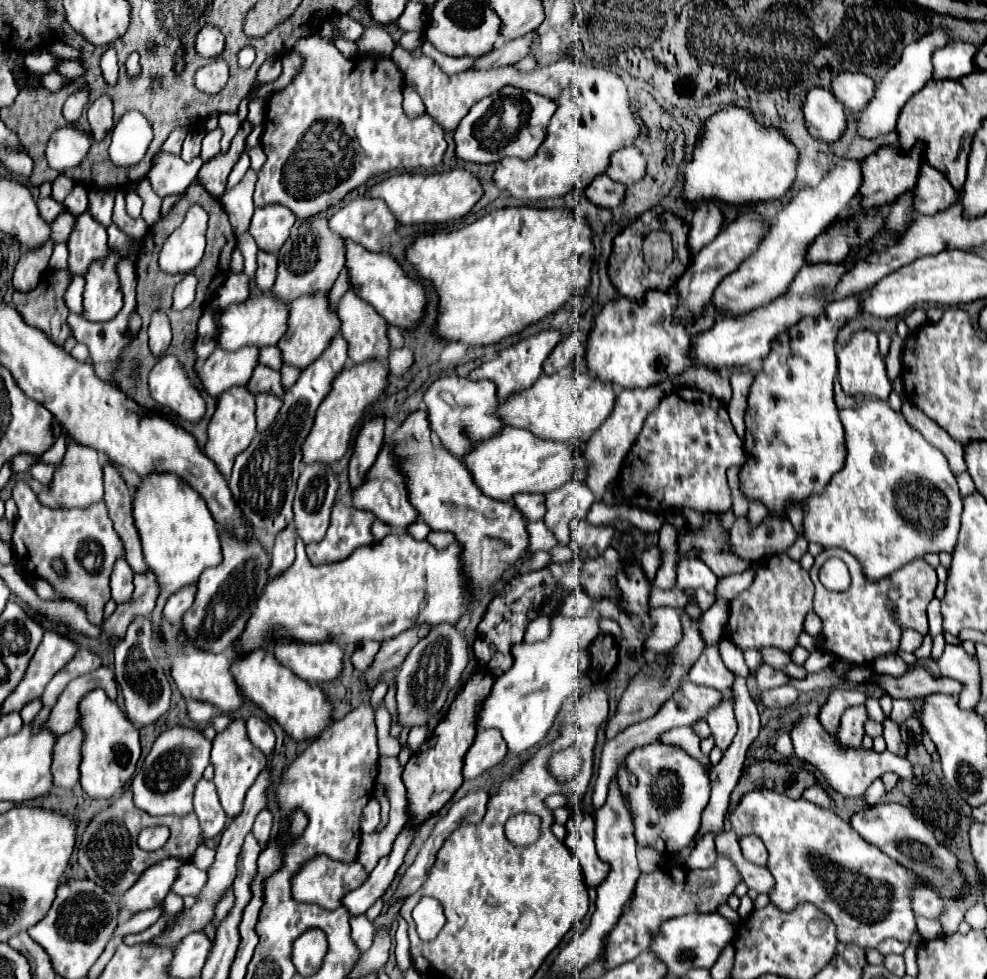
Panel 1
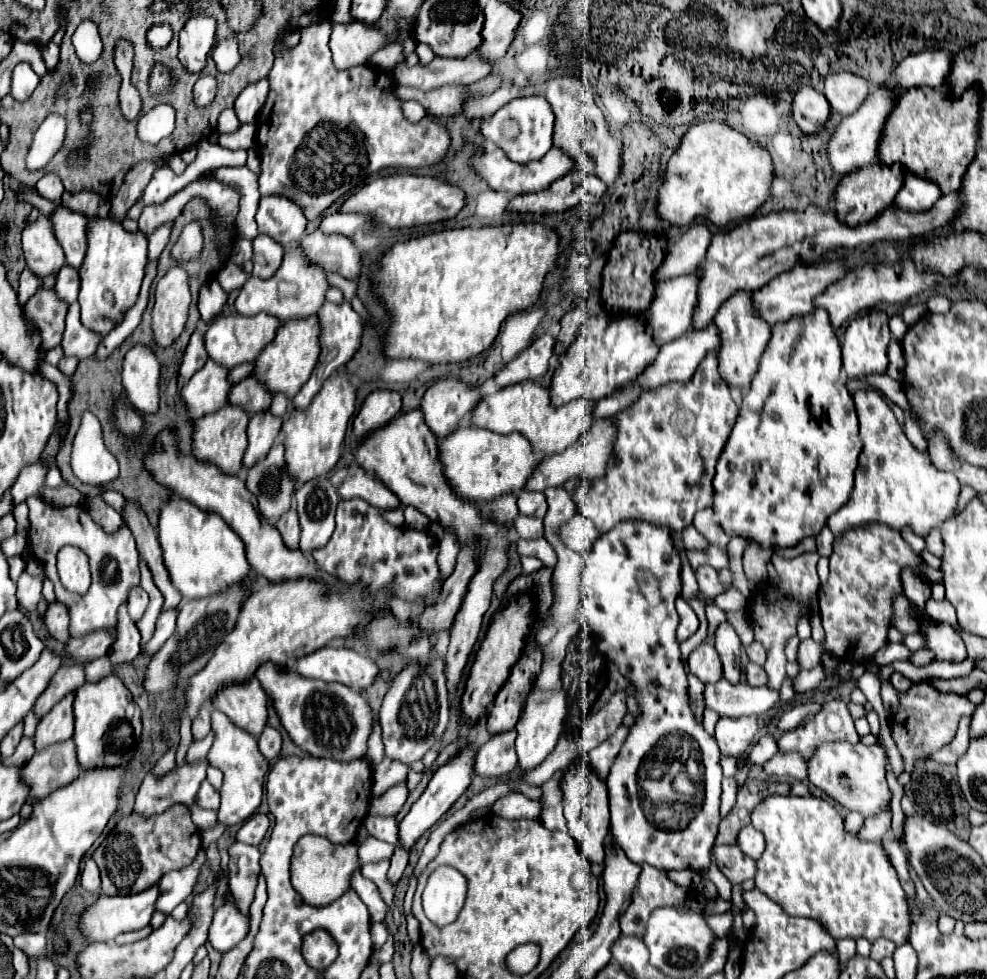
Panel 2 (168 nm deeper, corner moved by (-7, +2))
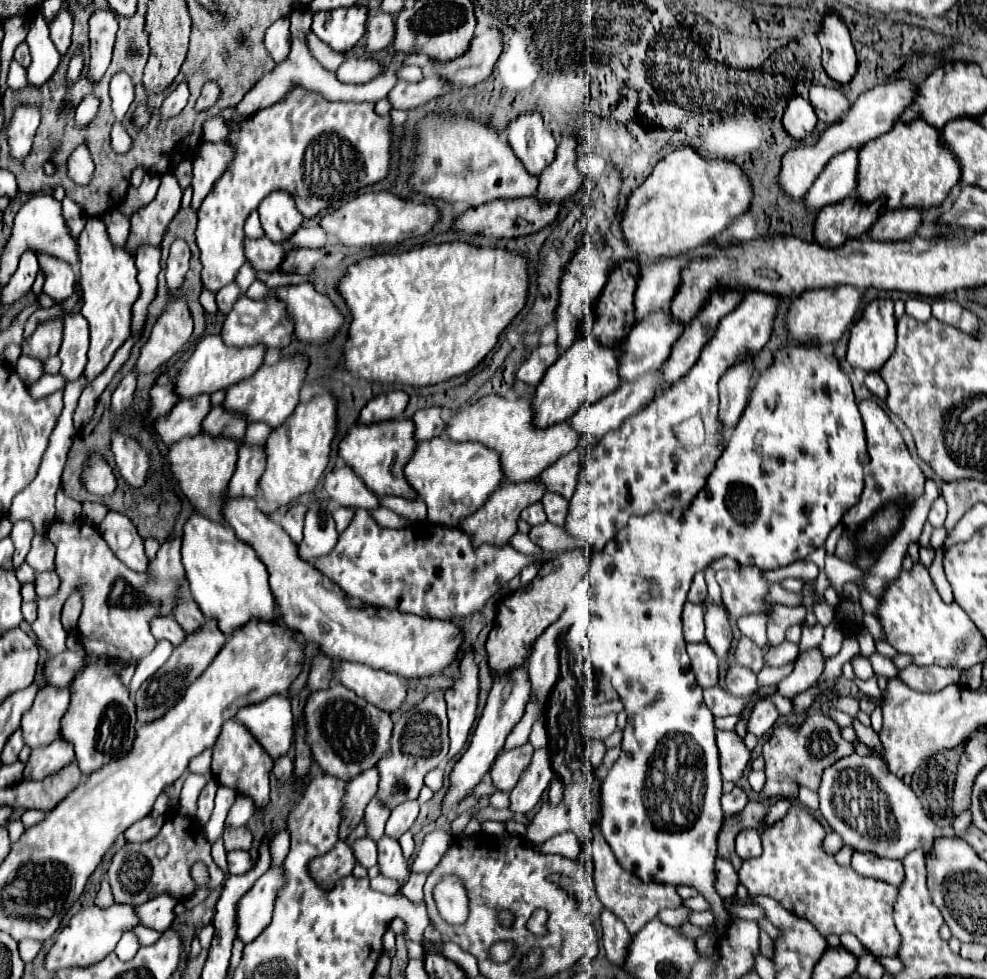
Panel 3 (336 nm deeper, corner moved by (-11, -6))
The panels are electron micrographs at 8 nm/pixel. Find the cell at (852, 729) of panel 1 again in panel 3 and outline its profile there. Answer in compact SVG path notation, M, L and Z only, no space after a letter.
M821 712L807 714L807 720L801 728L789 728L781 726L773 732L773 736L763 744L763 758L765 758L765 774L767 784L763 790L765 798L783 796L783 798L795 798L797 796L797 784L803 784L811 790L819 788L821 772L835 764L839 758L849 756L855 752L855 746L847 740L843 740L839 724L823 716Z

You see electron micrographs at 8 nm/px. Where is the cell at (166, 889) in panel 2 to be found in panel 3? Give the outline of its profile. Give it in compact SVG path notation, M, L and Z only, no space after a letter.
M157 894L151 902L145 902L143 906L137 906L139 922L147 928L155 928L157 932L165 932L173 920L175 920L175 906L179 900L171 894Z

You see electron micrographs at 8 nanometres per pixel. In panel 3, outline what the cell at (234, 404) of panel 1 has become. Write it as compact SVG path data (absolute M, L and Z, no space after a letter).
M201 432L197 436L187 436L169 448L171 470L175 478L179 480L183 494L191 500L191 504L195 506L199 514L215 522L223 522L219 502L221 502L221 496L227 492L227 482L235 474L239 446L241 446L239 440L225 438L225 436L211 436L207 432Z

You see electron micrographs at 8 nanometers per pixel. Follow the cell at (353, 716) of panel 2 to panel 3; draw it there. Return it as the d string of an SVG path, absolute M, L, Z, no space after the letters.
M331 684L325 690L311 692L303 706L303 718L305 744L309 746L313 760L323 768L323 772L335 778L353 780L357 774L373 768L387 752L393 726L389 714L371 706L357 694L351 694L345 686Z

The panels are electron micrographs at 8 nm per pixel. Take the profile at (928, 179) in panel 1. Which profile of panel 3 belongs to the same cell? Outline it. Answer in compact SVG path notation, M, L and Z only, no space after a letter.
M899 208L899 210L887 210L879 216L877 224L869 230L869 238L875 238L879 242L899 242L899 240L911 240L917 234L917 228L921 226L923 216L917 208Z

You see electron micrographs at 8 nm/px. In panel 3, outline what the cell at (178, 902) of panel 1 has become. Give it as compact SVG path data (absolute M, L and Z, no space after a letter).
M135 926L131 932L135 932L135 936L139 938L141 946L155 944L155 942L161 938L161 932L157 932L157 930L151 930L151 928L145 928L145 926Z

